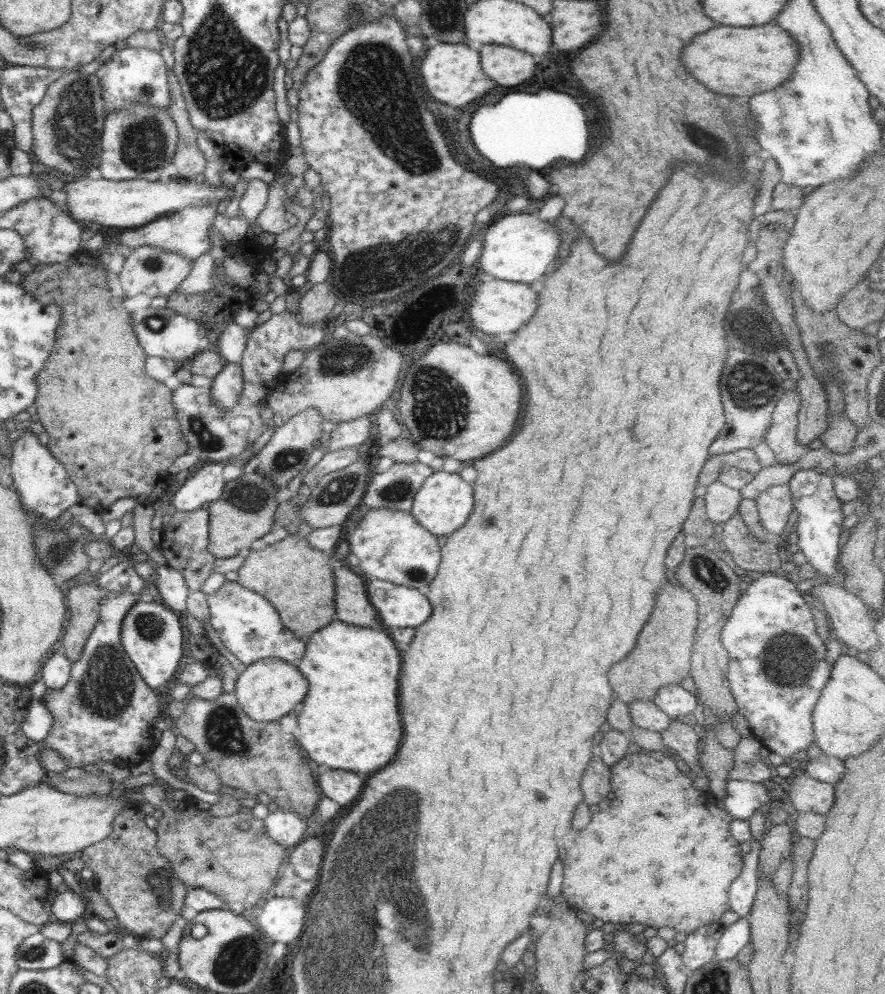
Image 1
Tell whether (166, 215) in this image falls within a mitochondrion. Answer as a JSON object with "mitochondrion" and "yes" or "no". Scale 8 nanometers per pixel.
{"mitochondrion":"no"}

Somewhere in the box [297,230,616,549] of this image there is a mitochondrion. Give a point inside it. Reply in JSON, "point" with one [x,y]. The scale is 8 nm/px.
{"point":[440,409]}

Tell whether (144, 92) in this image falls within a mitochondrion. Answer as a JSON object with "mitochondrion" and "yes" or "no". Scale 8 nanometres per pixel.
{"mitochondrion":"yes"}

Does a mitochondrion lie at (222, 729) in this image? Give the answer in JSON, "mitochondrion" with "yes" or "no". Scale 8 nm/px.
{"mitochondrion":"yes"}

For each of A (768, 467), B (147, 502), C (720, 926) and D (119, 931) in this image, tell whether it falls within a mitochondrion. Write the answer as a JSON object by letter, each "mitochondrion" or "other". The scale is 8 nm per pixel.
{"A":"other","B":"other","C":"other","D":"other"}

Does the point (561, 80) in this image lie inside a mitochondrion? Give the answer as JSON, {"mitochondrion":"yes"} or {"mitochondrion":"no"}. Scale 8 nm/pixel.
{"mitochondrion":"no"}

